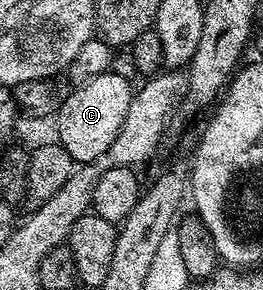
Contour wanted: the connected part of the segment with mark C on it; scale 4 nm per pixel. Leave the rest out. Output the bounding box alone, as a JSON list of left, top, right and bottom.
[55,70,131,165]

